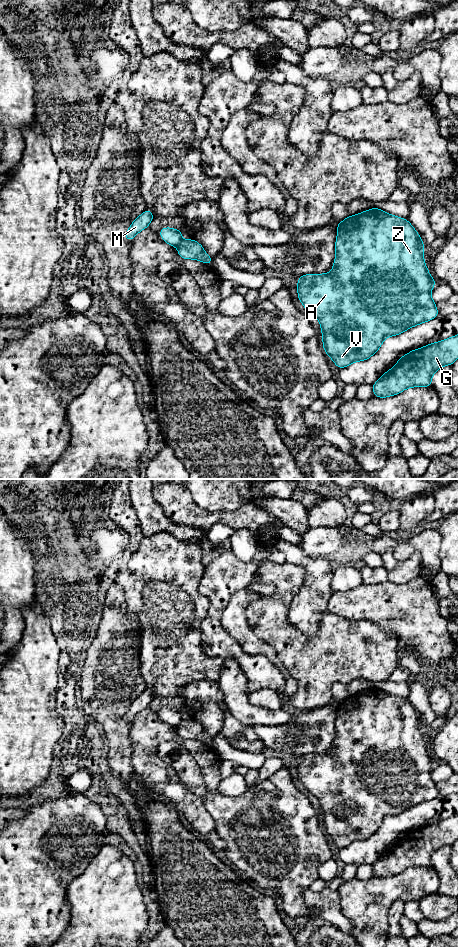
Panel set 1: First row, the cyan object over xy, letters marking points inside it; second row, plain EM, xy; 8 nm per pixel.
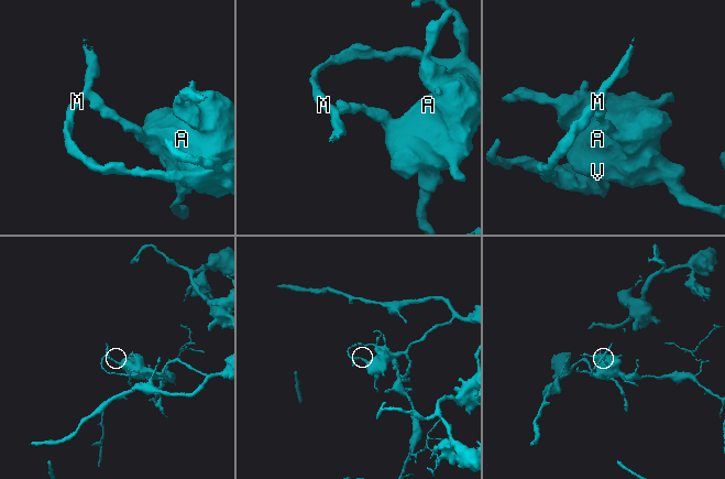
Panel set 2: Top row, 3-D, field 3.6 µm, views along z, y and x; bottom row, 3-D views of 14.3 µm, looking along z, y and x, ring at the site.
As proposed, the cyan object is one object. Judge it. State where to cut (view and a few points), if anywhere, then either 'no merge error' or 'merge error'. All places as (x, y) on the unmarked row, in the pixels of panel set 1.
cut in xy along (182, 721), (177, 727); merge error

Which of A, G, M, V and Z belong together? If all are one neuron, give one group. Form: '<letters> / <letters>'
A V Z / G M

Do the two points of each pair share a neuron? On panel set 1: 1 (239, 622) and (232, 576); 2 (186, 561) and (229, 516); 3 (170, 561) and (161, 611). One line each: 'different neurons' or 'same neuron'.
1: different neurons
2: different neurons
3: same neuron

